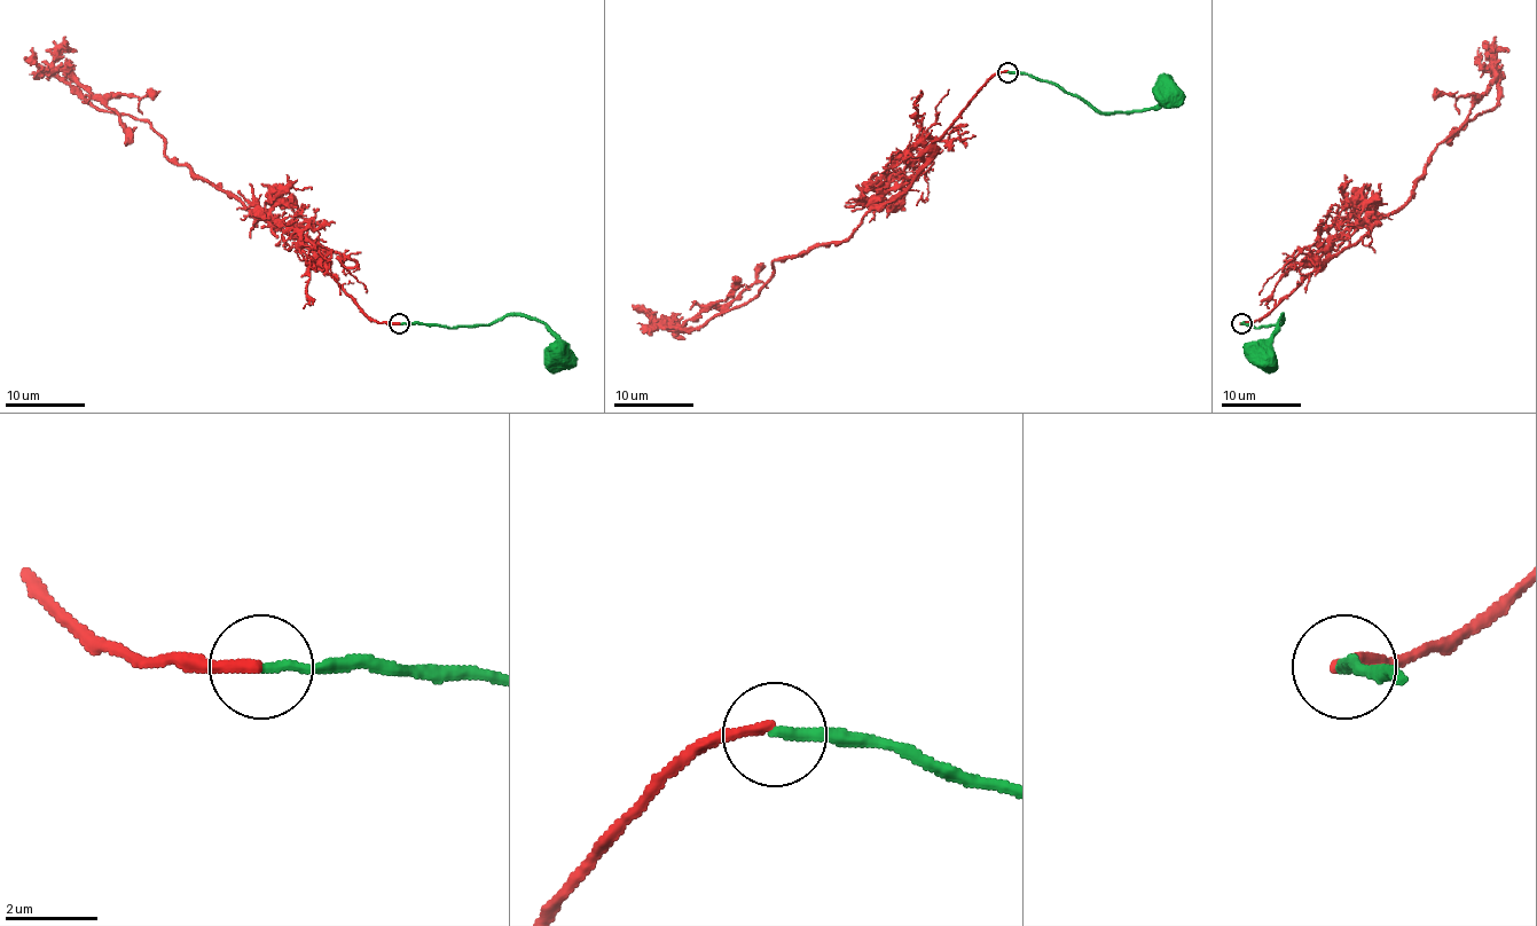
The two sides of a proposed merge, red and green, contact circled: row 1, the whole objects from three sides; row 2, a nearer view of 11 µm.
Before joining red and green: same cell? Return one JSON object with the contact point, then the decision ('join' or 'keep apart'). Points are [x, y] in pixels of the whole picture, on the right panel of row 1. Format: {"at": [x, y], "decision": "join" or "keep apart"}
{"at": [1241, 323], "decision": "join"}

